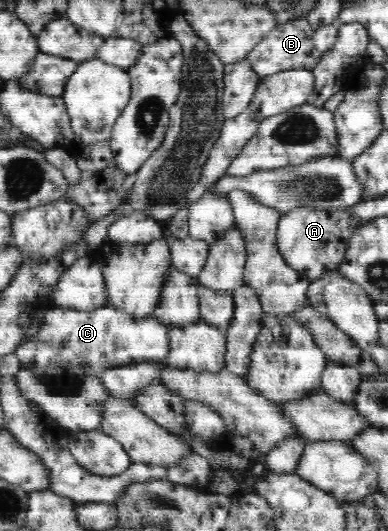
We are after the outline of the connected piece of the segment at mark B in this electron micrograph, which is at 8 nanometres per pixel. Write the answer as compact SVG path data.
M306 17L278 24L277 27L274 27L274 31L265 35L262 41L258 42L258 45L248 53L246 58L259 78L265 78L284 70L305 69L312 72L321 58L321 53L313 42L314 32L314 27Z

